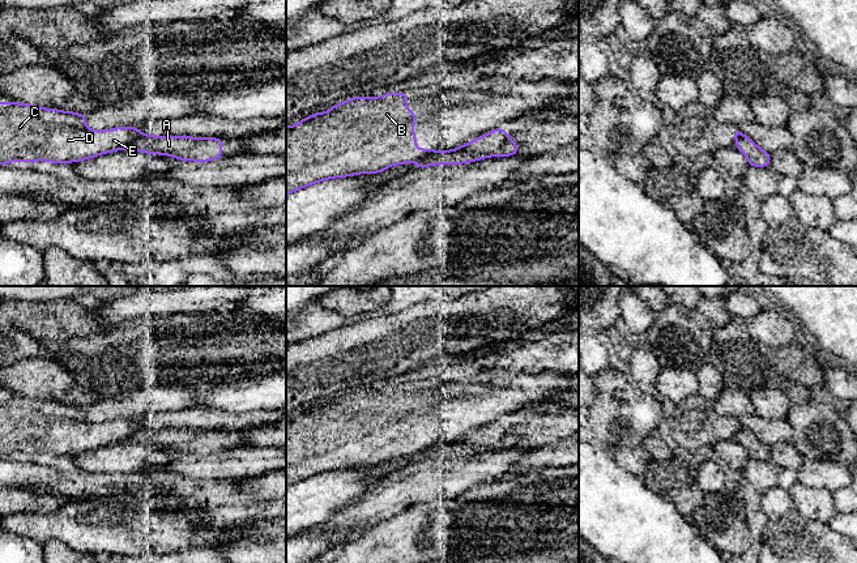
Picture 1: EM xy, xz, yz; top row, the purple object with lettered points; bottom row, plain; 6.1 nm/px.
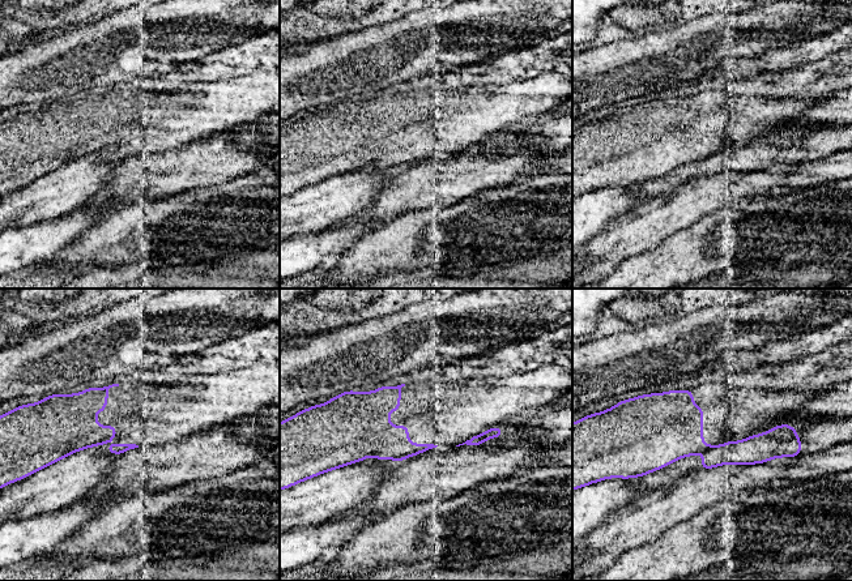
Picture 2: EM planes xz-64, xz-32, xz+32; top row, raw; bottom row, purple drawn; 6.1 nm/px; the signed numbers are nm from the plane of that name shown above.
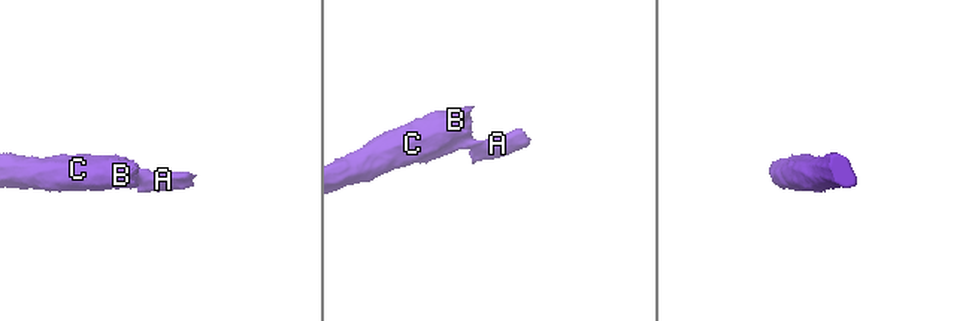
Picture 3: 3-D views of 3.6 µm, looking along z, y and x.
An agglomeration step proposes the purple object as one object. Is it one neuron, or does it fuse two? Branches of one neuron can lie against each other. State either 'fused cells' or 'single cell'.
fused cells

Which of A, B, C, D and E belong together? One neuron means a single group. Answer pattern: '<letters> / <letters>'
A / B C D E

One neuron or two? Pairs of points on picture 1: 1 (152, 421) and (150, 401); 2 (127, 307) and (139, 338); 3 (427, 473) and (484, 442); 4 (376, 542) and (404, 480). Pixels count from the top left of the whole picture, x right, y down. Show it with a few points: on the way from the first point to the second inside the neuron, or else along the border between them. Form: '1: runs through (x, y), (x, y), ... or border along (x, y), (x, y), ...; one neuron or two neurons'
1: border along (182, 408), (152, 412), (135, 418); two neurons
2: border along (101, 316), (107, 319), (161, 318); two neurons
3: border along (486, 450), (478, 453), (426, 459); two neurons
4: border along (413, 506), (380, 521), (359, 537); two neurons

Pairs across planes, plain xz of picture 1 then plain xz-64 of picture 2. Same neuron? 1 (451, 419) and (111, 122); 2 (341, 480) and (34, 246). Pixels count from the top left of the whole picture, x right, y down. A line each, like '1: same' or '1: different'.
1: same
2: different

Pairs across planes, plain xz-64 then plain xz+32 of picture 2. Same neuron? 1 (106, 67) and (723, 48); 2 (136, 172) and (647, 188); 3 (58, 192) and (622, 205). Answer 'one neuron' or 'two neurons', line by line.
1: one neuron
2: two neurons
3: one neuron

